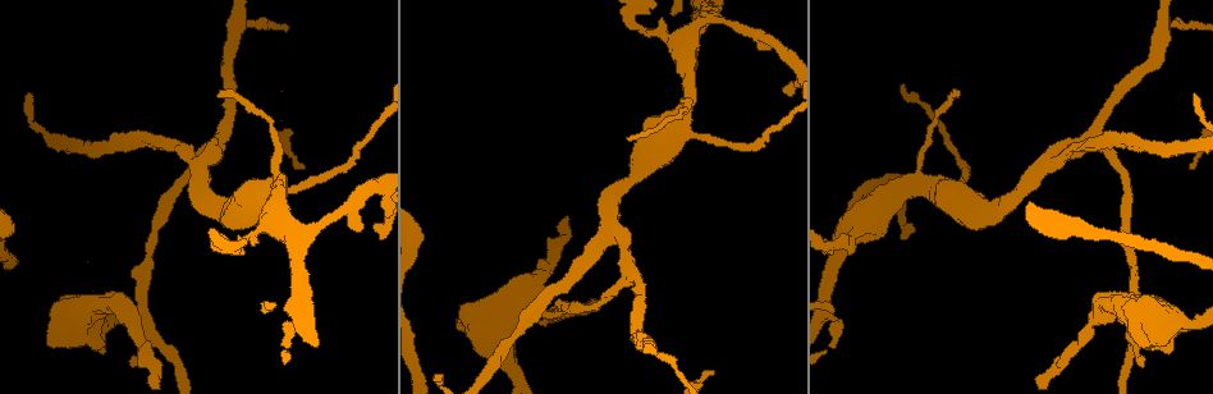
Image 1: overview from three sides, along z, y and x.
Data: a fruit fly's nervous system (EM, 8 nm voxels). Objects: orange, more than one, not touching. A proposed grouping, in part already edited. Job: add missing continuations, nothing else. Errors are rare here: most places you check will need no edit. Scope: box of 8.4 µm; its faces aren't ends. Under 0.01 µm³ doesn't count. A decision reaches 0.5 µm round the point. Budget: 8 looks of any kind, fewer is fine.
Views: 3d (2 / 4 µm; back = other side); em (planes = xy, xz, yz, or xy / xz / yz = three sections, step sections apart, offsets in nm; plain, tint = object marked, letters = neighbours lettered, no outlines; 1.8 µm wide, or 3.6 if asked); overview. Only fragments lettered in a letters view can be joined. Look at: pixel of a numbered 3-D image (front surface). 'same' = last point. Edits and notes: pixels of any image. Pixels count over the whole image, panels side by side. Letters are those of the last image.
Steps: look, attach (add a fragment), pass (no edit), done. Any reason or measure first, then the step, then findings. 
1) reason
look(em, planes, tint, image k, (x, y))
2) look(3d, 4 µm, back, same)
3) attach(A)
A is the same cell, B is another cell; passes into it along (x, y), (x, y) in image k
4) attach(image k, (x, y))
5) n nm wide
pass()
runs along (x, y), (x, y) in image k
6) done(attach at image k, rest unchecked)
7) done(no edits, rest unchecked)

tapers out
look(3d, 2 µm, image 1, (441, 375))

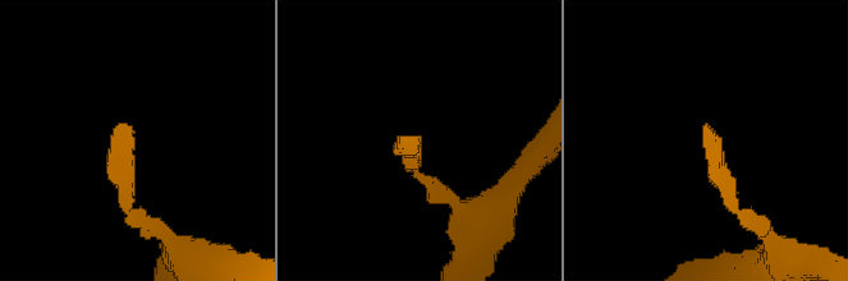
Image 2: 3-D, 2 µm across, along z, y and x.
look(em, planes, letters, image 2, (414, 146))

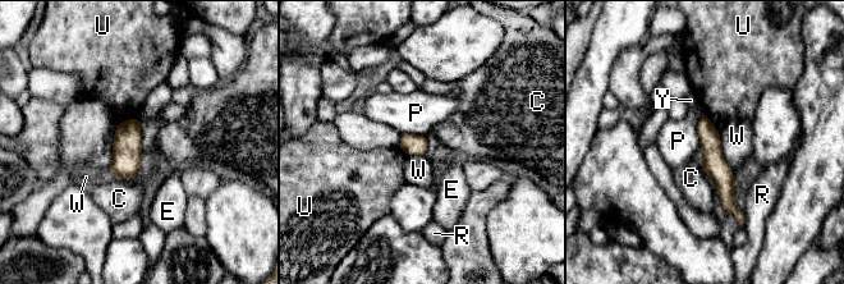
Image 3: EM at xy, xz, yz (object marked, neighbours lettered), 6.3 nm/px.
pass()
C, E, P, R, U, W and Y are other cells; runs along (705, 119), (714, 165), (738, 214) in image 3; none of them fits

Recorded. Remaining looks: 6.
stops while still wide
look(em, 3.6 µm, xy, step 16, plain, image 1, (102, 351))

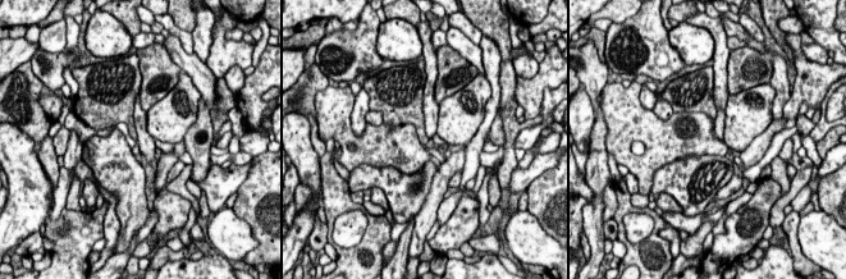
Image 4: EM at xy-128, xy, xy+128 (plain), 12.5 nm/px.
look(em, 3.6 µm, xy, step 16, tint, same)

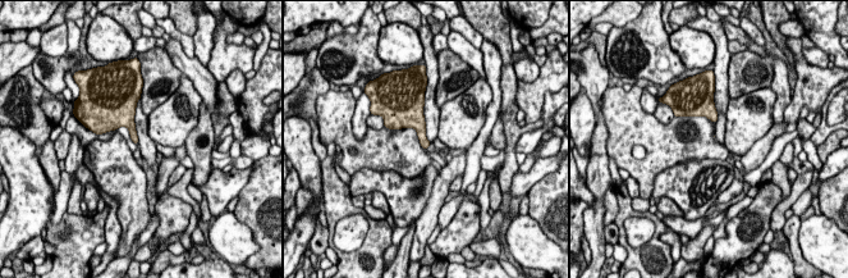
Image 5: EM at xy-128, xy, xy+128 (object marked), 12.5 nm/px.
look(em, 3.6 µm, xy, step 16, letters, same)

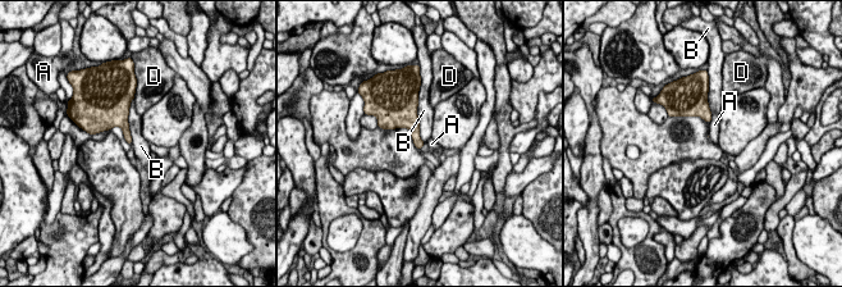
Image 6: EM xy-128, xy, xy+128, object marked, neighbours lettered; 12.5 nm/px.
B touches over 600 nm
pass()
A, B and D are other cells; border along (132, 100), (128, 108), (131, 145) in image 6; none of them fits

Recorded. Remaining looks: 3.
tapers out
look(3d, 2 µm, back, image 1, (768, 50))

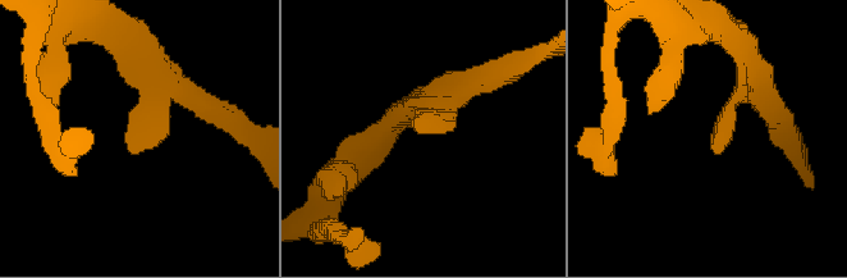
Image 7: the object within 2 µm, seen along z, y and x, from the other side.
look(em, planes, letters, image 7, (715, 151))

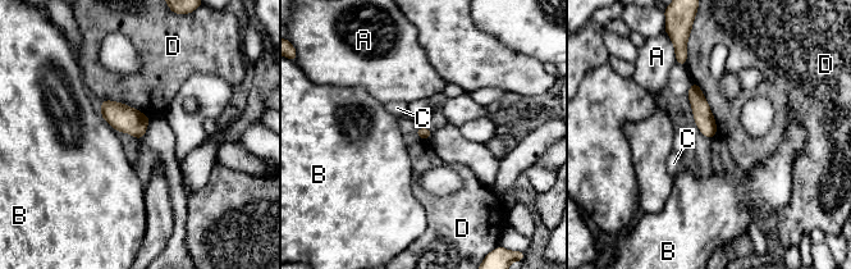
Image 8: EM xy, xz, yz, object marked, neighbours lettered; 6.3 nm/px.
pass()
A, B, C and D are other cells; border along (692, 81), (709, 105), (717, 133) in image 8; none of them fits

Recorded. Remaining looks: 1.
done(no edits, rest unchecked)

